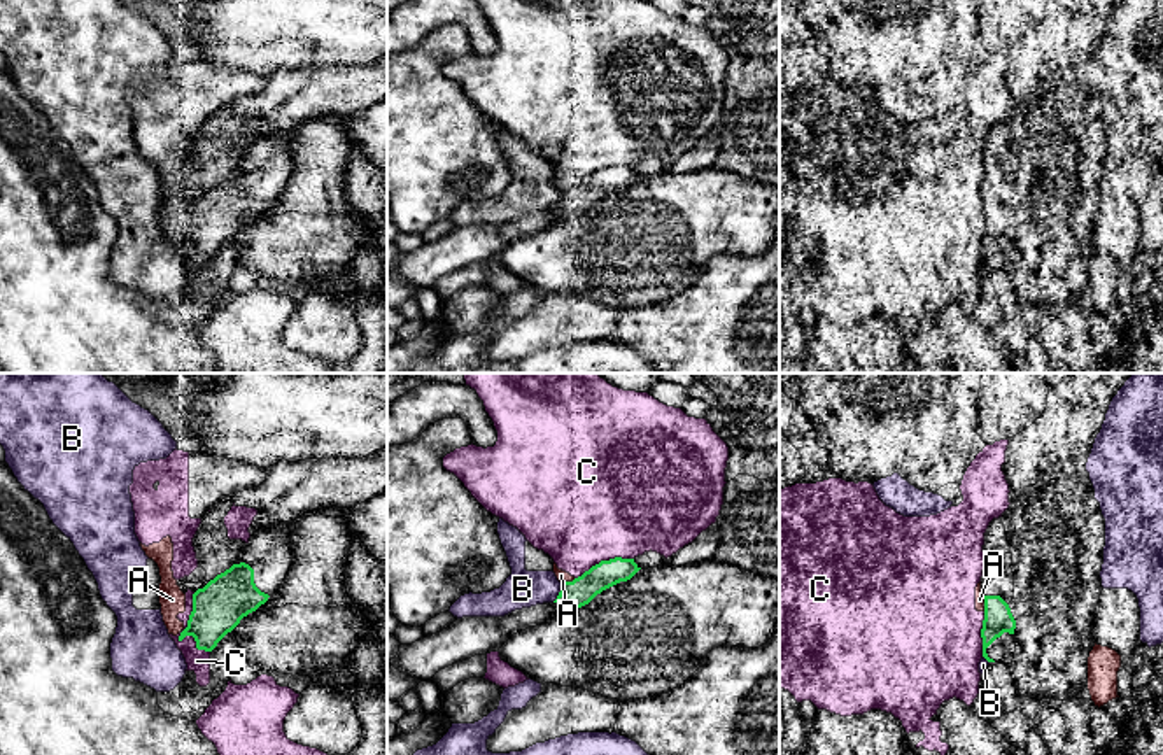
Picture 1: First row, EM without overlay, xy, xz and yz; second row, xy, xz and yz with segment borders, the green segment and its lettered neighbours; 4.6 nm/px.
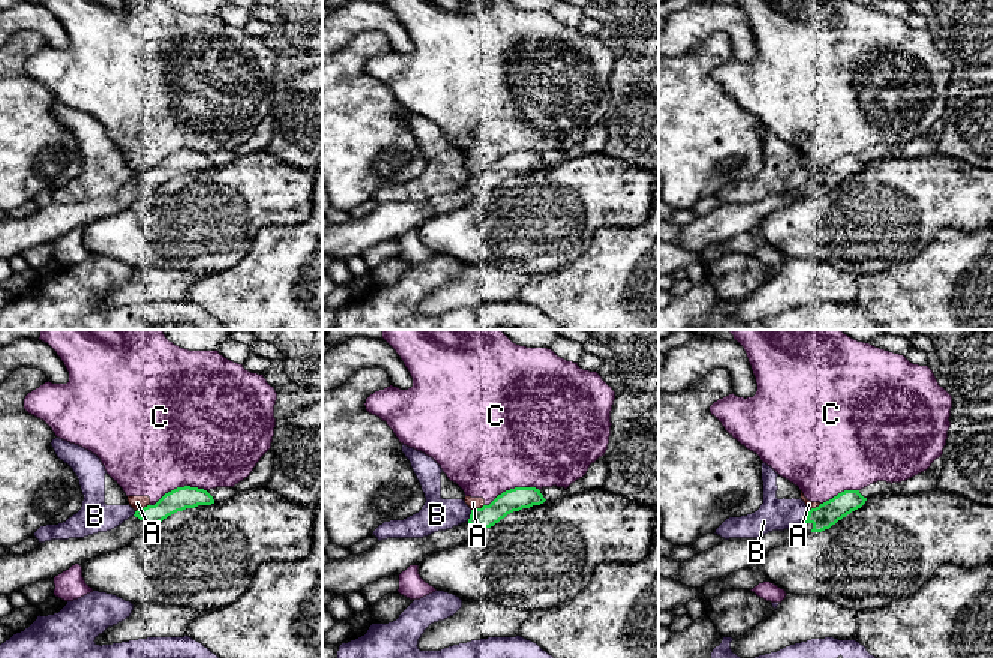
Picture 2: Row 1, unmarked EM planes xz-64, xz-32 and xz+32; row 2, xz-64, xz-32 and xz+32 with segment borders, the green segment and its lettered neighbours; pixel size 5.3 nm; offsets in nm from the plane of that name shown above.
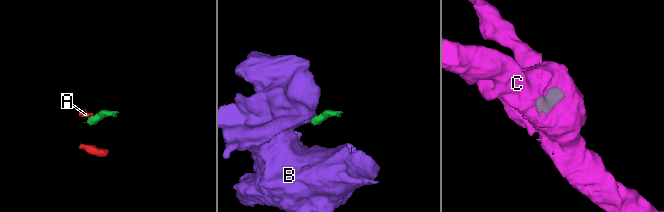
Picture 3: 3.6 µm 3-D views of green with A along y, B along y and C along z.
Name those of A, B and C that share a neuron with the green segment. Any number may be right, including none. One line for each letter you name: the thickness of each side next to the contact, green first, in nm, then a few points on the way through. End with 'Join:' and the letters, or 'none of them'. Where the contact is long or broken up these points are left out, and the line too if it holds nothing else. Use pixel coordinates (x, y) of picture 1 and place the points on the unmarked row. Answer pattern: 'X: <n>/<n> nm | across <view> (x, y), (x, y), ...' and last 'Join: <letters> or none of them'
Join: none of them

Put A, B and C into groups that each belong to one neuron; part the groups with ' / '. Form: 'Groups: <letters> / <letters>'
Groups: A C / B

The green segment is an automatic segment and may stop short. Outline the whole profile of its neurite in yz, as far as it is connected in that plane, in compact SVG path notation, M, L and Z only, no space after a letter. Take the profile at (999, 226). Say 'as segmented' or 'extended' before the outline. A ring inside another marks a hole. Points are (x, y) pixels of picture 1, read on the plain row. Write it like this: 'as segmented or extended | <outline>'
extended | M984 203L984 228L981 236L983 265L988 270L1012 273L1016 228L1000 203Z

